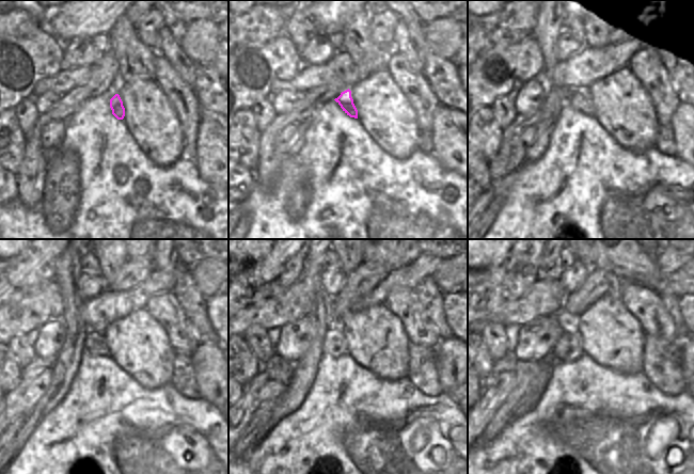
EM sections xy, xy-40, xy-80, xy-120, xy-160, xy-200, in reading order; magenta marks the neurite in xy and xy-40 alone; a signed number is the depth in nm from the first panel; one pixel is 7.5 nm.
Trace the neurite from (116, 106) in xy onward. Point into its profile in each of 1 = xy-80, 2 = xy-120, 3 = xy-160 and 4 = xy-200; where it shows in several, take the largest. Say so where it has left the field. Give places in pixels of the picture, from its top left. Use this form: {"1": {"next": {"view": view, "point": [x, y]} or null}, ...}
{"1": {"next": {"view": "xy-80", "point": [580, 100]}}, "2": {"next": {"view": "xy-120", "point": [95, 344]}}, "3": {"next": {"view": "xy-160", "point": [334, 345]}}, "4": {"next": {"view": "xy-200", "point": [568, 348]}}}

